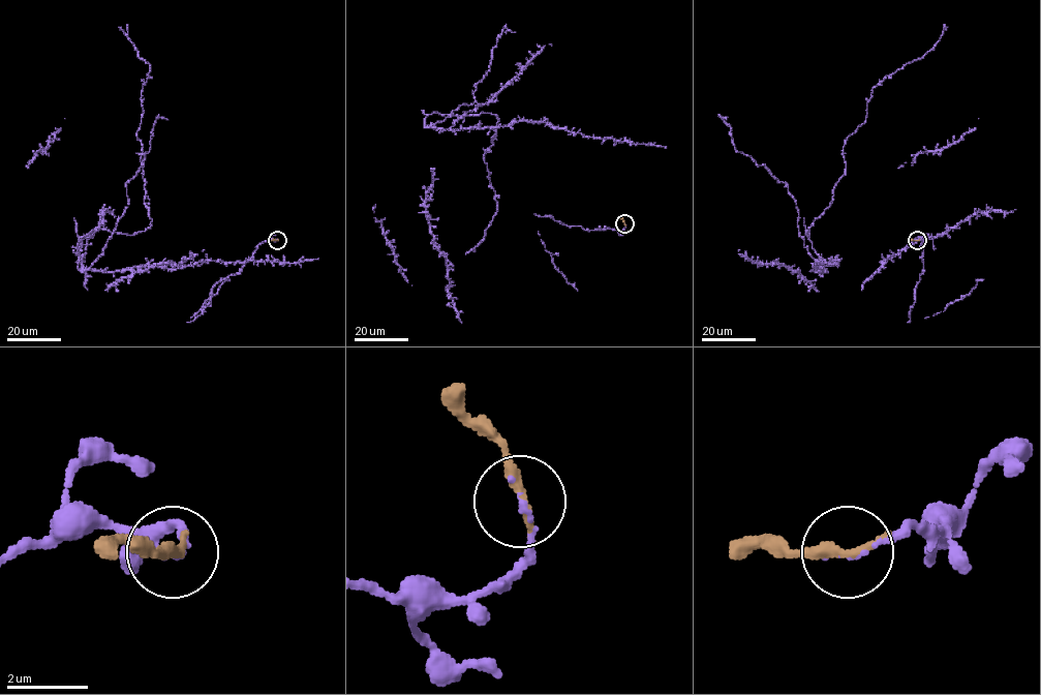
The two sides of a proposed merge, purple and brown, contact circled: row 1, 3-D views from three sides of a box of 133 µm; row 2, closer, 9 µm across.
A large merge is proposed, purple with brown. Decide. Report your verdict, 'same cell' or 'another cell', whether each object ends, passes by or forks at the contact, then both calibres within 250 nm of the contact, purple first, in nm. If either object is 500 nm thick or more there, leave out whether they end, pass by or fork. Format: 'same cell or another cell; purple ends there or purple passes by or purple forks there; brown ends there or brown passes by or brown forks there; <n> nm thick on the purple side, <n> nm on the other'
same cell; purple ends there; brown ends there; 100 nm thick on the purple side, 320 nm on the other

